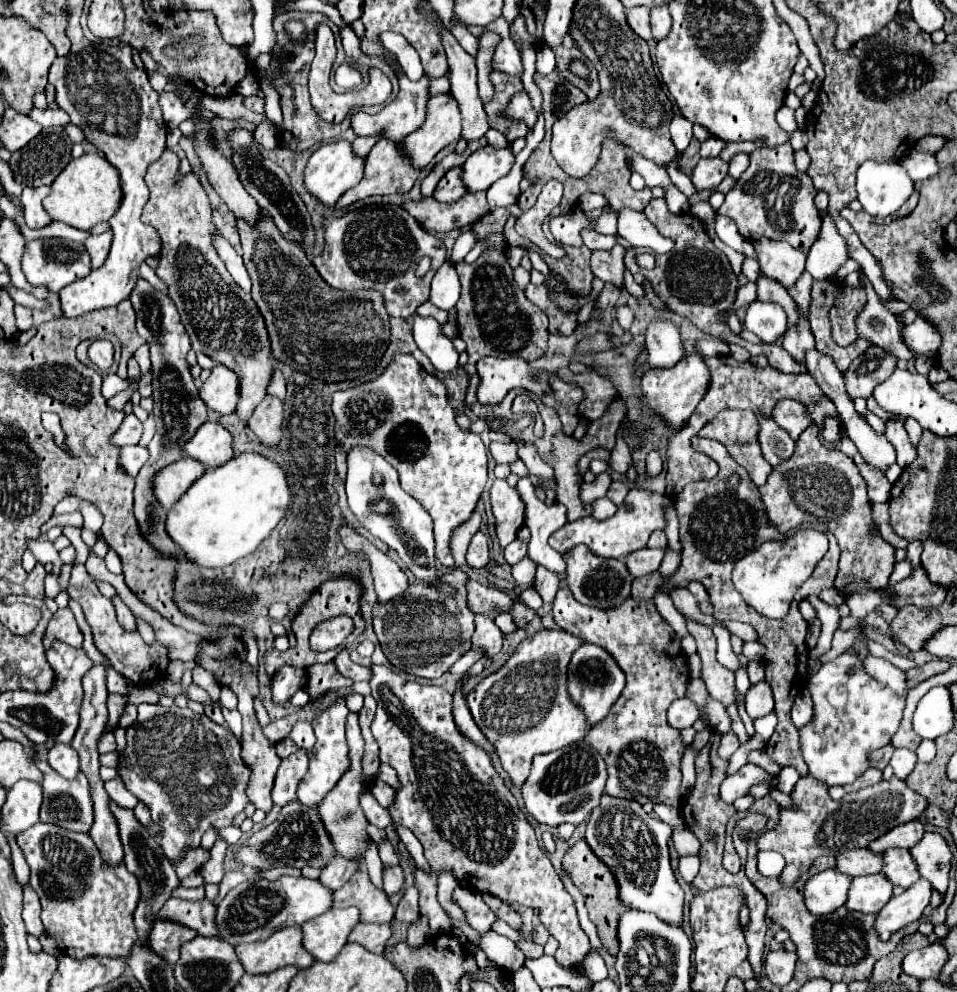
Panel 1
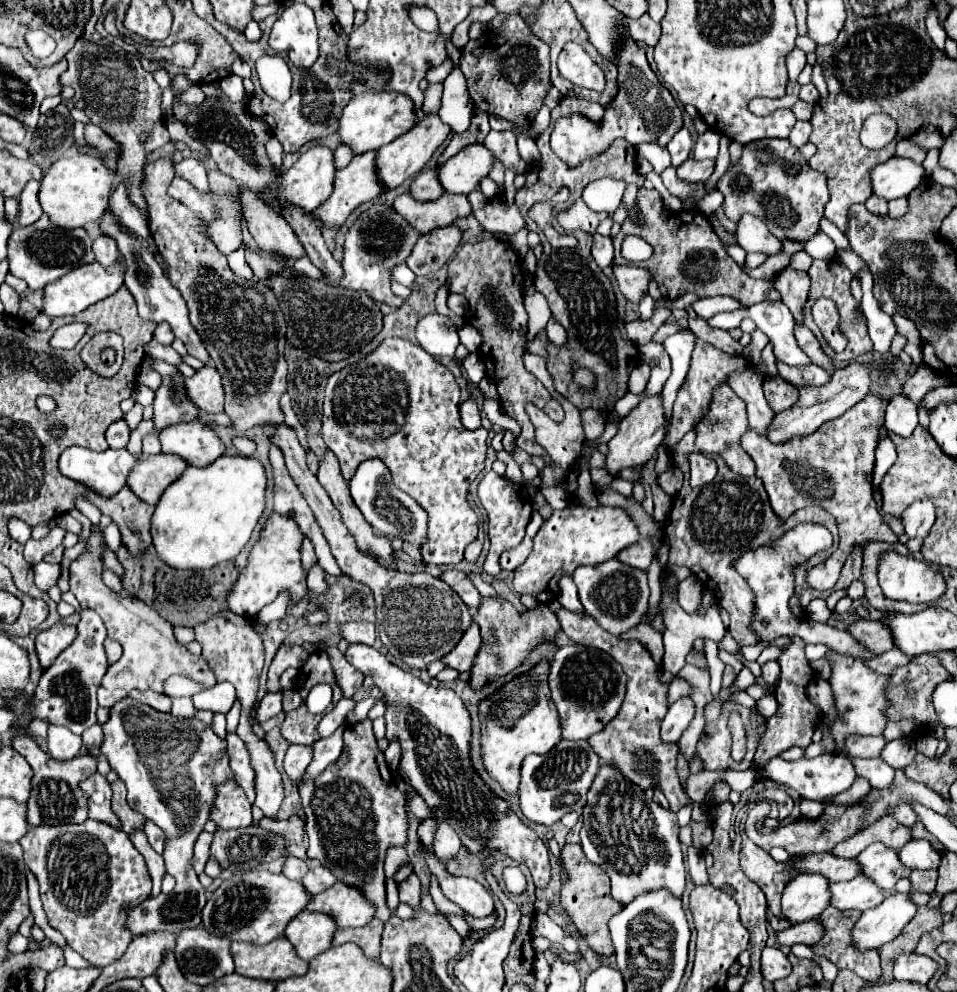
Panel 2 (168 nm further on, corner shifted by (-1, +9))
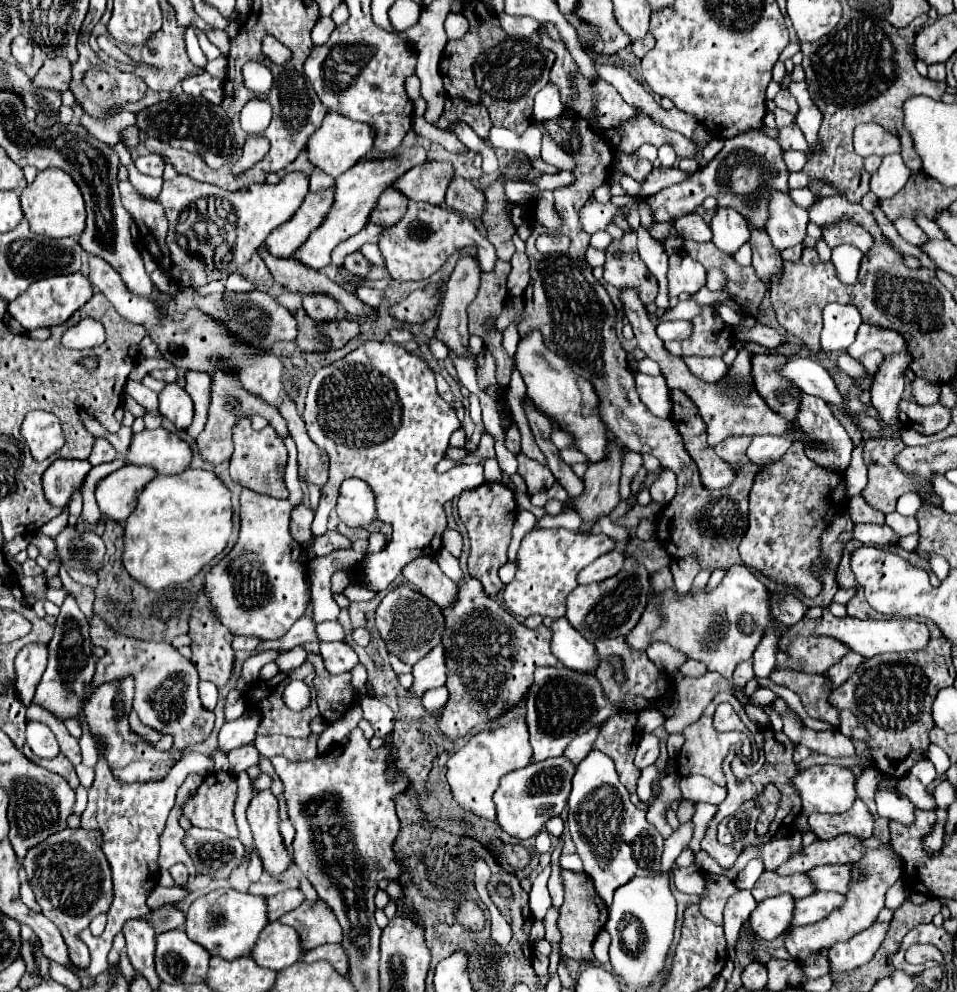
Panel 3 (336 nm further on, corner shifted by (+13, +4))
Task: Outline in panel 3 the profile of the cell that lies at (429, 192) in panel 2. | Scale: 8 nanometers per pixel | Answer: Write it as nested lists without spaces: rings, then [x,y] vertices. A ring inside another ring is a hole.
[[[391,187],[391,189],[385,189],[385,193],[381,193],[379,203],[371,213],[369,221],[389,227],[401,221],[401,217],[405,215],[405,209],[407,209],[407,197],[401,191]]]

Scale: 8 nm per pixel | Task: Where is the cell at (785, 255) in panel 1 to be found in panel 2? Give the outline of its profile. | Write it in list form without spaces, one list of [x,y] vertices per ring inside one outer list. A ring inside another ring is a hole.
[[[743,214],[737,222],[735,240],[745,252],[763,252],[763,254],[777,254],[781,250],[781,240],[777,240],[767,226],[751,214]]]

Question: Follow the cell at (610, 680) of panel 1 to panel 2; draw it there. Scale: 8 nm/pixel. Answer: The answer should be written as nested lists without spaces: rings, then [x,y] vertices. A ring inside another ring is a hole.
[[[571,644],[559,648],[551,660],[549,690],[559,712],[559,722],[563,728],[561,738],[587,740],[595,732],[603,730],[605,724],[619,712],[625,698],[625,674],[607,652]]]

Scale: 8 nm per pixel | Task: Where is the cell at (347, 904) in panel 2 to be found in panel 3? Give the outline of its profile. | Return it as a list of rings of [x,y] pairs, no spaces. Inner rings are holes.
[[[323,899],[313,903],[305,901],[297,909],[281,915],[279,921],[299,931],[305,949],[313,949],[325,943],[341,943],[343,939],[343,929]]]

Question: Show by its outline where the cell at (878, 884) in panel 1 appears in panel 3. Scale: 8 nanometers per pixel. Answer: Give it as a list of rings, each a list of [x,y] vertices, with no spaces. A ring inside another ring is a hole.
[[[811,893],[809,897],[803,897],[795,905],[795,915],[793,915],[793,925],[809,925],[817,923],[823,917],[827,917],[831,911],[839,909],[845,903],[845,895],[841,893]]]

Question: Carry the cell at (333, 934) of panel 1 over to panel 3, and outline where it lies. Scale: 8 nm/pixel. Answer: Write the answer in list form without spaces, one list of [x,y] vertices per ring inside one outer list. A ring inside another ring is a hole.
[[[273,921],[257,939],[251,955],[257,961],[257,965],[281,971],[303,957],[301,947],[301,937],[293,927]]]

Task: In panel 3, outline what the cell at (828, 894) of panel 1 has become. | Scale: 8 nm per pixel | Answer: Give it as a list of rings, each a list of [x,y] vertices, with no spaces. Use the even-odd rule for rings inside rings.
[[[789,893],[761,901],[757,909],[751,913],[751,925],[755,935],[759,935],[765,941],[775,939],[777,935],[789,929],[793,913],[795,913],[795,897]]]

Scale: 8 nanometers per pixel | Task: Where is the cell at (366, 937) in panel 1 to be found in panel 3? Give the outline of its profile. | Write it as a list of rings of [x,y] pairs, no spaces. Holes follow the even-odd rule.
[[[339,943],[319,945],[315,949],[309,949],[309,953],[303,955],[303,961],[307,961],[307,963],[321,961],[321,959],[327,959],[333,967],[339,969],[339,973],[345,973],[345,975],[349,973],[349,955]]]

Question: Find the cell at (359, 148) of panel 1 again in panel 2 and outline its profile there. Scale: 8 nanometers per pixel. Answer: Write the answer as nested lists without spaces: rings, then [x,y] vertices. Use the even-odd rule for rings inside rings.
[[[339,146],[335,152],[333,152],[333,162],[335,162],[335,168],[345,168],[349,162],[351,162],[353,154],[347,146]]]

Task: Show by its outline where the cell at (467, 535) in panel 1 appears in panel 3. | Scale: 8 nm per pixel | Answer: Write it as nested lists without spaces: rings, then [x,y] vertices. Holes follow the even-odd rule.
[[[447,529],[445,535],[443,535],[443,547],[453,555],[453,557],[461,557],[461,551],[463,551],[463,537],[459,535],[459,531],[455,529]]]

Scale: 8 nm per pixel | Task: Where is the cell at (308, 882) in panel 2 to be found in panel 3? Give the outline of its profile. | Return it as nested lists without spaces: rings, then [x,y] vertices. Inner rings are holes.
[[[287,889],[279,895],[267,897],[267,901],[269,901],[269,921],[275,921],[283,913],[289,913],[291,909],[299,907],[305,901],[305,895],[301,889]]]

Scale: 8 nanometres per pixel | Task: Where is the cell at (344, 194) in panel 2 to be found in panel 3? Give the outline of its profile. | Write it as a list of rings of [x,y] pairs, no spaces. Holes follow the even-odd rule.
[[[335,185],[317,193],[309,193],[297,213],[285,225],[279,225],[267,239],[265,245],[269,253],[277,257],[291,257],[305,239],[325,221],[325,215],[333,207]]]

